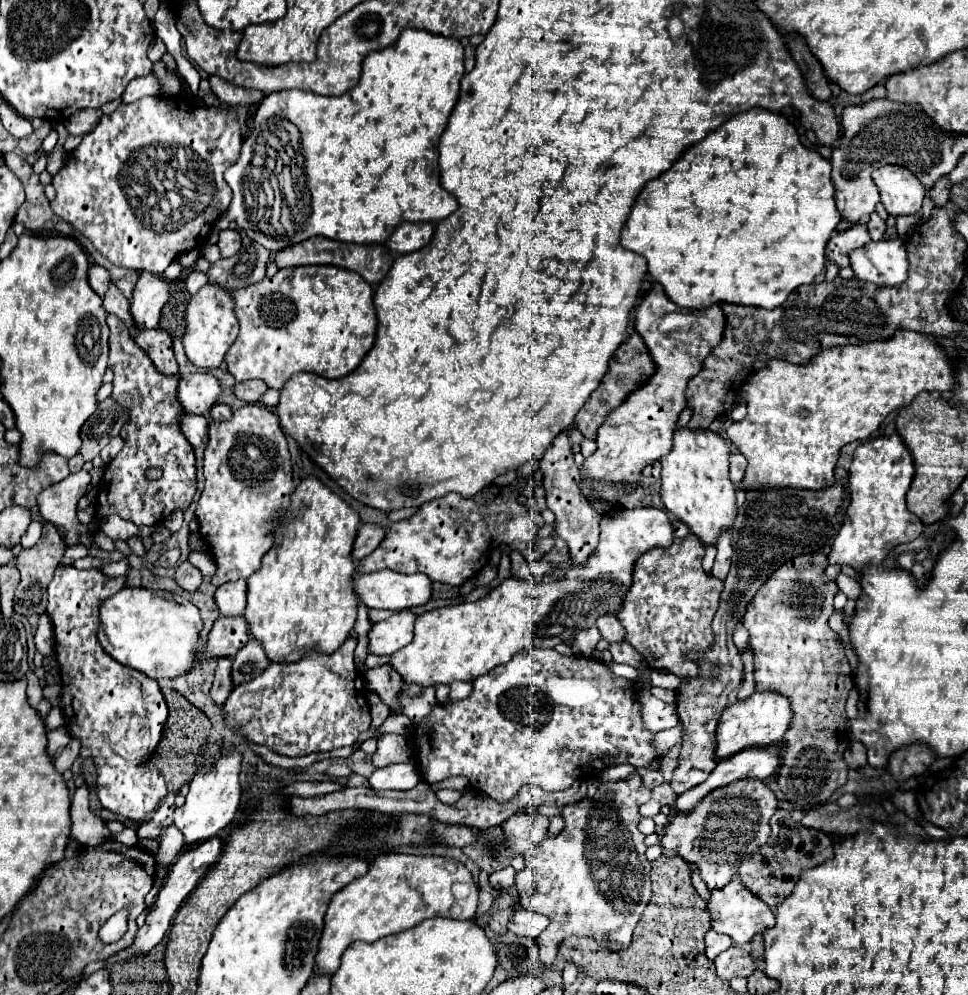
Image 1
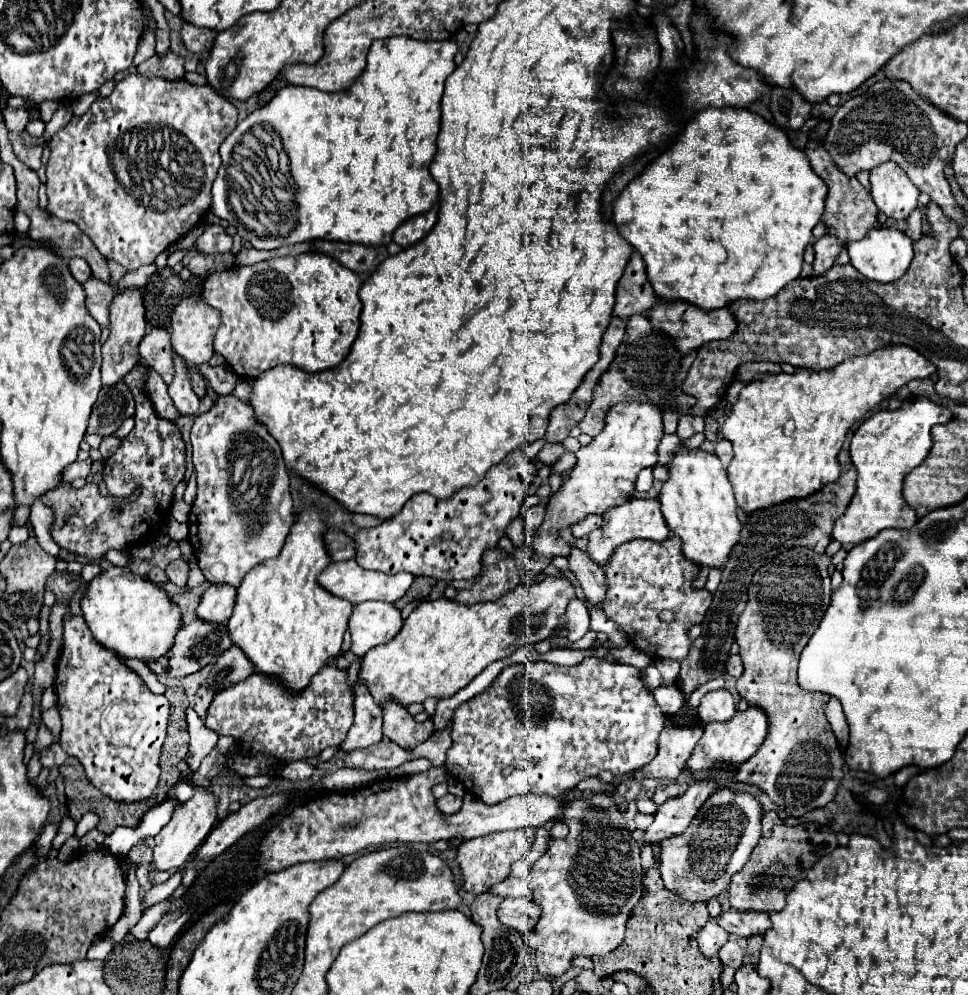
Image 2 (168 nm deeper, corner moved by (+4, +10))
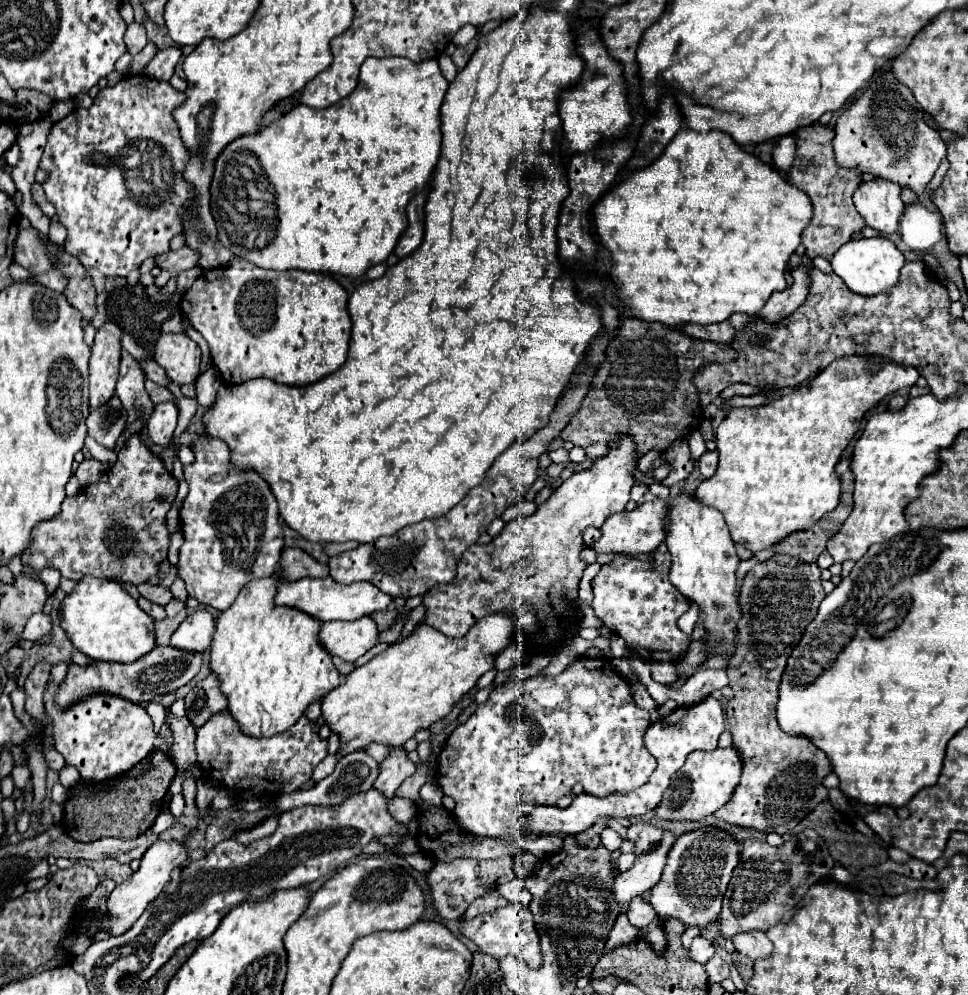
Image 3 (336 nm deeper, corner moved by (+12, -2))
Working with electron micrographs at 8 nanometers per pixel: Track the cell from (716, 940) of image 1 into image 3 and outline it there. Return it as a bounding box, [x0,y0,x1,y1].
[690,936,714,964]

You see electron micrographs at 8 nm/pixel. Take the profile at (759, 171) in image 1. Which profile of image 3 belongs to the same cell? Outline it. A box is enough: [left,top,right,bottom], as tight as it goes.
[594,128,812,326]

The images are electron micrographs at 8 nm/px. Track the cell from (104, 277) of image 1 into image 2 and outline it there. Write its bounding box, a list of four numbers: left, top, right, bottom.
[70,258,92,284]

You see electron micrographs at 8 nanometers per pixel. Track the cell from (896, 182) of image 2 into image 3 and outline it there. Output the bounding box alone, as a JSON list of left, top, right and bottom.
[852,178,904,236]

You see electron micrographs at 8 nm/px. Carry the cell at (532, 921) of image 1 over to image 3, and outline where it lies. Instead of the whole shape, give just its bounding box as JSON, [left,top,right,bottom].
[460,902,542,968]

